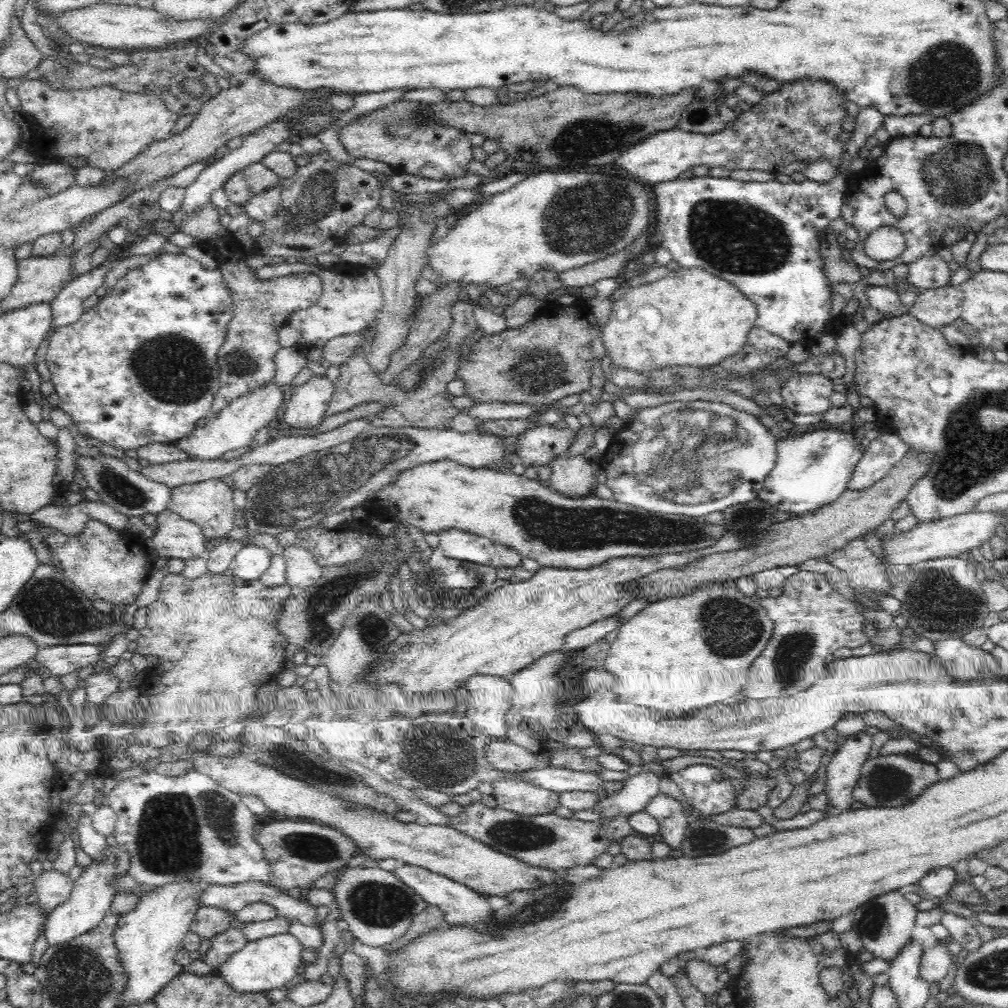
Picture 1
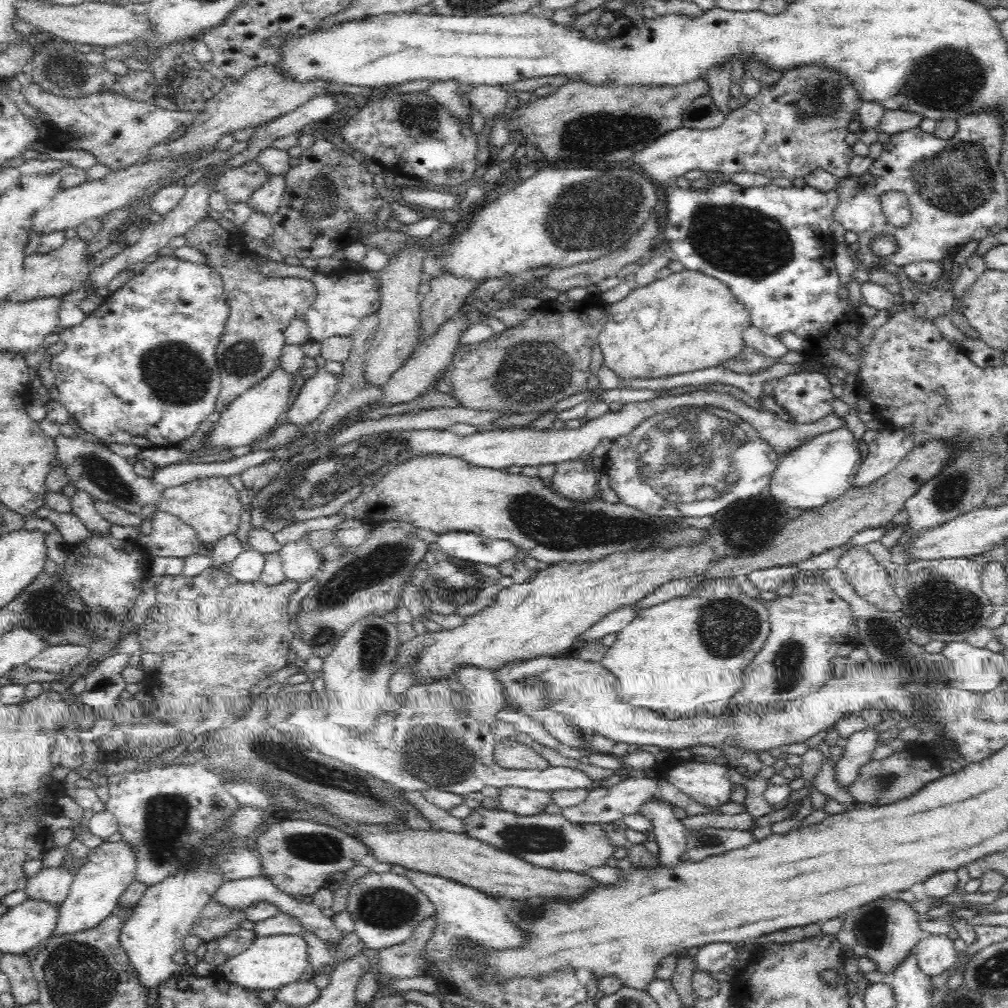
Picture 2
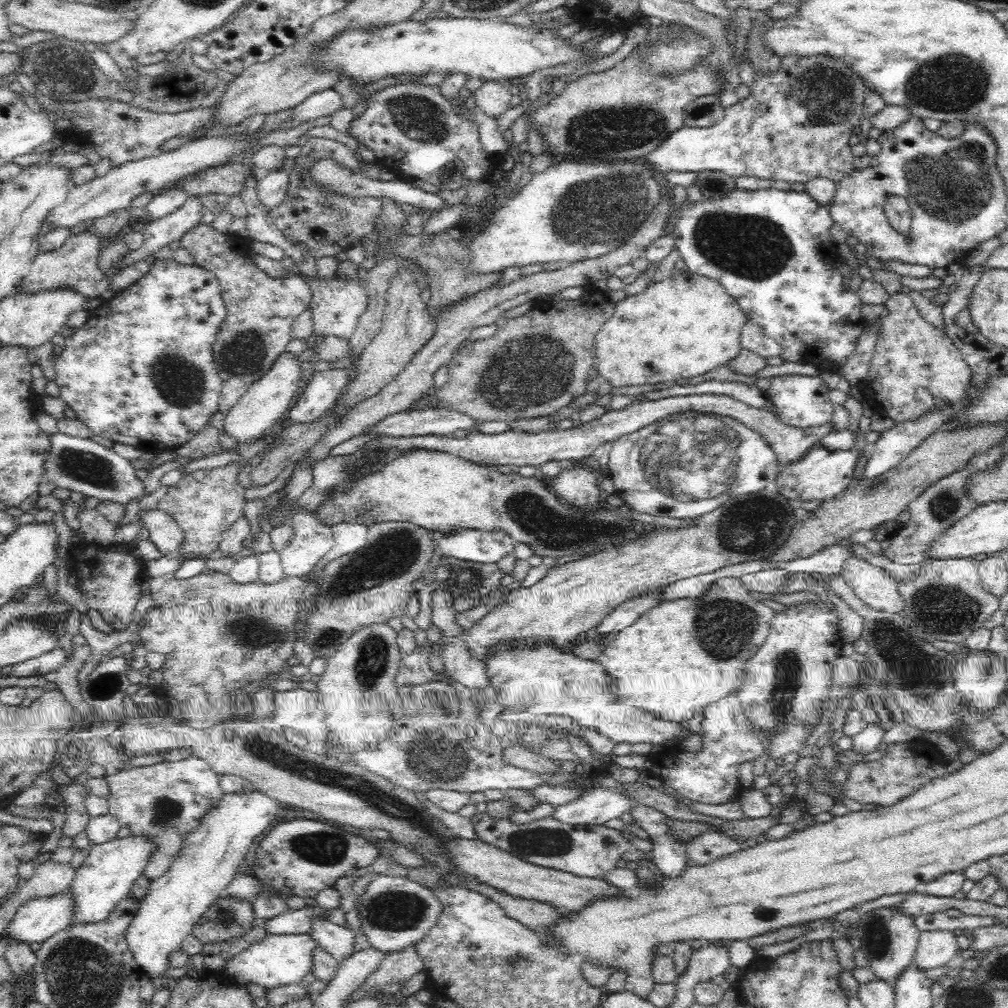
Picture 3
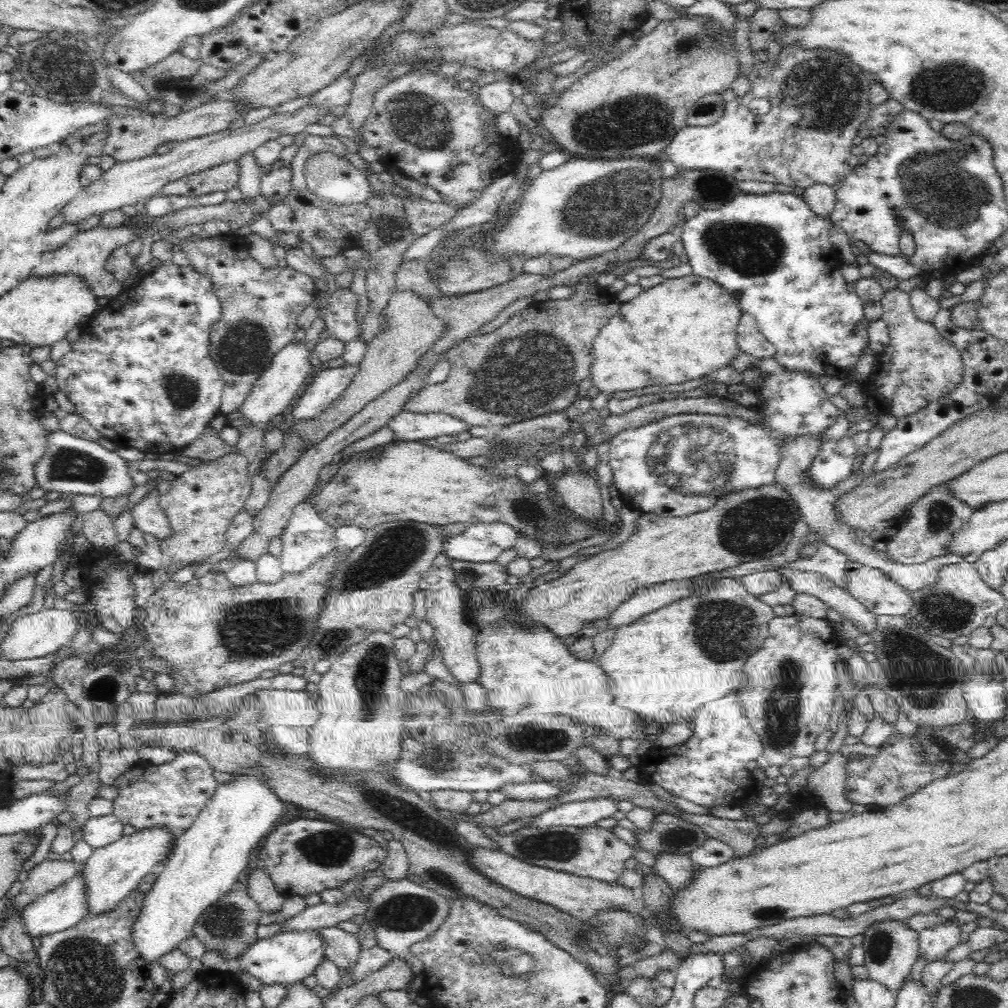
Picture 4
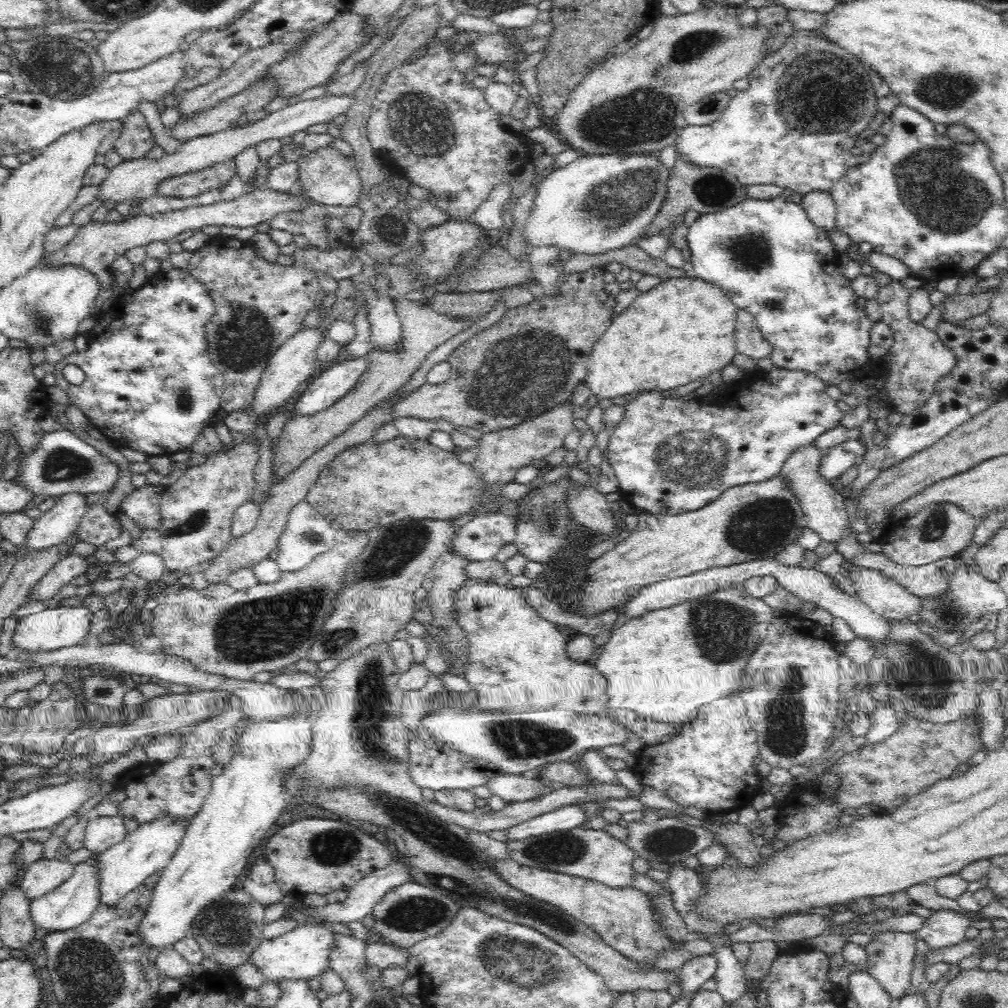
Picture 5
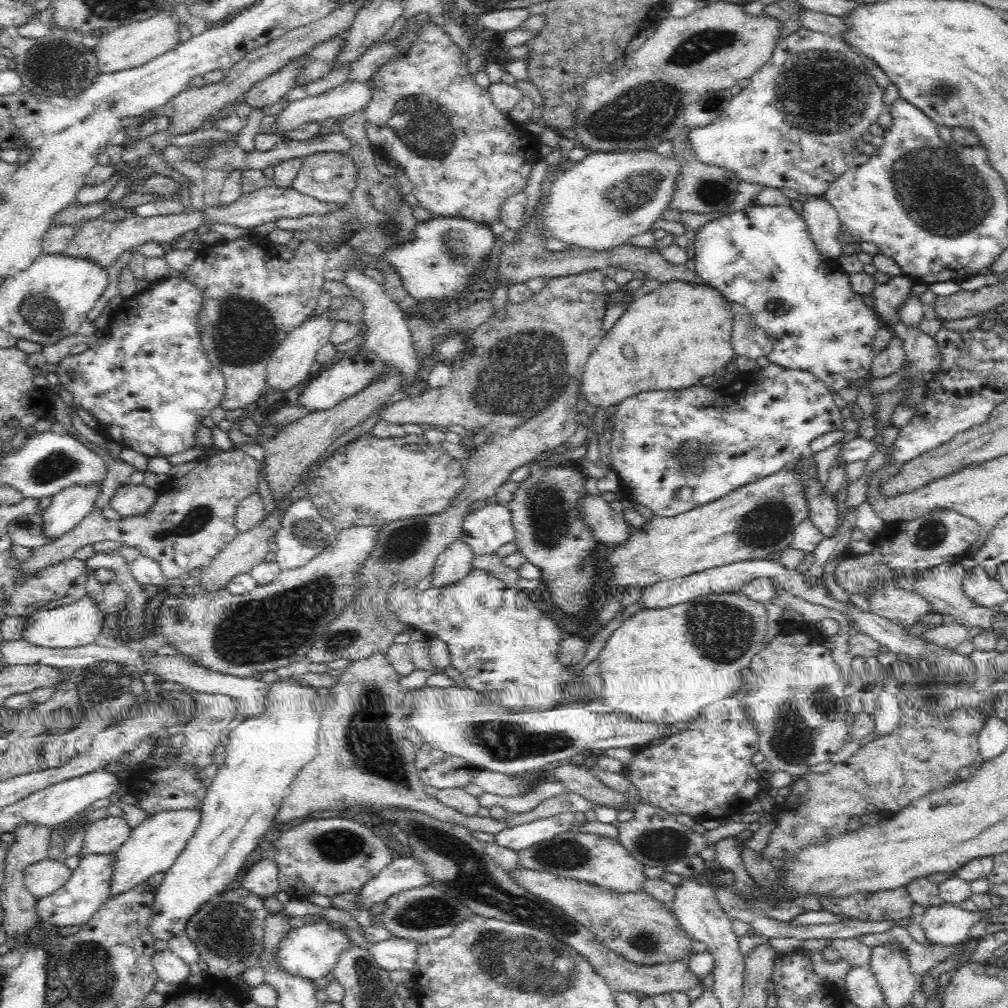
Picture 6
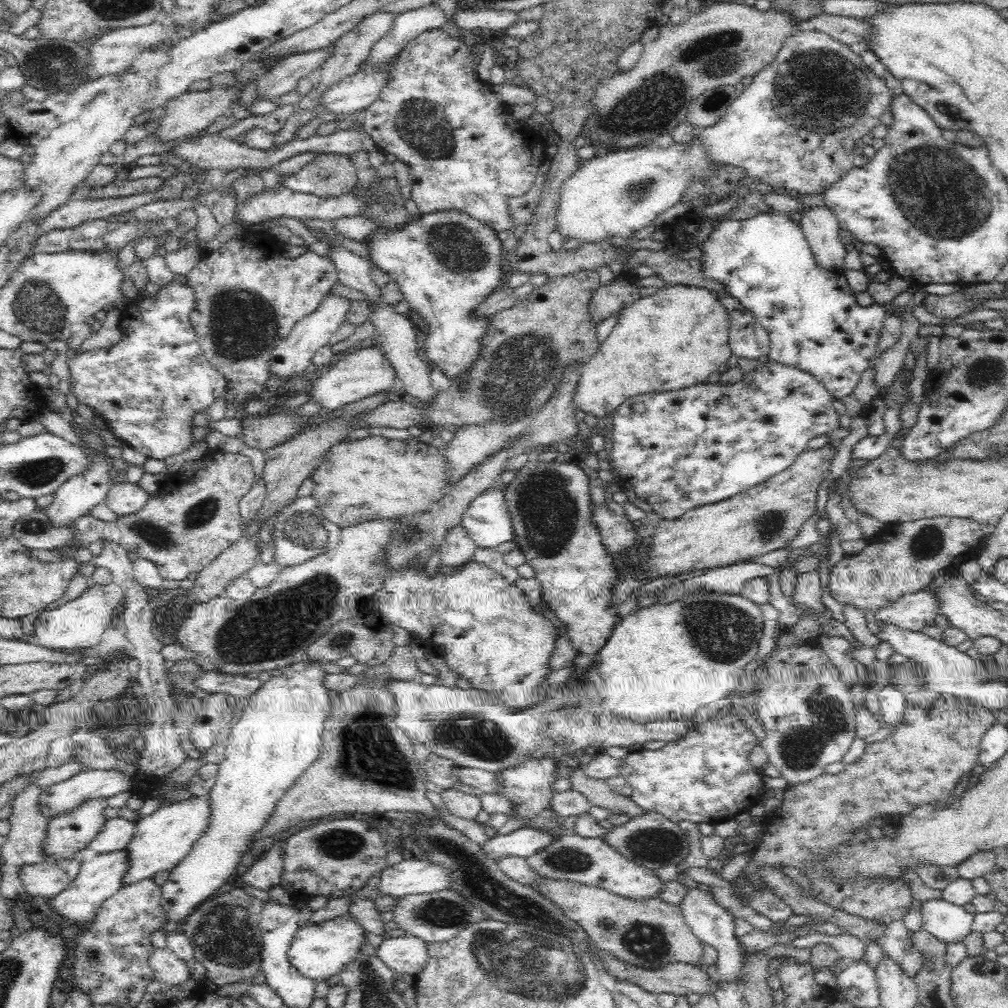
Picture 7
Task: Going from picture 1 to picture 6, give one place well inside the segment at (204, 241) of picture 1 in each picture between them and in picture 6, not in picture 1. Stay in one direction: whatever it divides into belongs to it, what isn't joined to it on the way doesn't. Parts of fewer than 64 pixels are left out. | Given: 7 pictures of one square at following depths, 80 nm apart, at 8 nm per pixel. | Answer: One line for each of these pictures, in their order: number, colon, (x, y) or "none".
2: (261, 308)
3: (261, 309)
4: (260, 307)
5: (257, 304)
6: (252, 298)

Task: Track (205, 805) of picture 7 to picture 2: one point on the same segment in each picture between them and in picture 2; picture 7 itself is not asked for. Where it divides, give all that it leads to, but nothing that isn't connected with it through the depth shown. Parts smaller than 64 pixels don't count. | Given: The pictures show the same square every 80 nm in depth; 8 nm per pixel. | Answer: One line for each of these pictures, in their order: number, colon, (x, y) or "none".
2: (98, 884)
3: (107, 875)
4: (110, 873)
5: (148, 849)
6: (152, 847)

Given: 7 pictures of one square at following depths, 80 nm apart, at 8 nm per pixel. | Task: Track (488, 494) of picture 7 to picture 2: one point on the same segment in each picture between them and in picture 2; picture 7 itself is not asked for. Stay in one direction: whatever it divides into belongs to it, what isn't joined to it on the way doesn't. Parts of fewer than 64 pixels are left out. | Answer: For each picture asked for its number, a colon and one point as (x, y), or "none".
2: (469, 546)
3: (471, 544)
4: (482, 542)
5: (481, 538)
6: (486, 528)

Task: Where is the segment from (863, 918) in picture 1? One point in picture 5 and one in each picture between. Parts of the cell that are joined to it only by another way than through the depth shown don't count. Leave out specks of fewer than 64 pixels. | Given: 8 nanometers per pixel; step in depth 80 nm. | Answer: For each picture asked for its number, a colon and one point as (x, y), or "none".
2: (888, 929)
3: (889, 939)
4: (891, 949)
5: (890, 956)

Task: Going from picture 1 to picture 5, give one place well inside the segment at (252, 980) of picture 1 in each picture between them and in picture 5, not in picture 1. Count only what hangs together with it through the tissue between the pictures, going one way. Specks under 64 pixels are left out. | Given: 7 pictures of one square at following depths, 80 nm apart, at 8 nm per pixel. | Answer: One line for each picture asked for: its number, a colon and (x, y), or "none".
2: (271, 962)
3: (279, 960)
4: (291, 956)
5: (305, 952)

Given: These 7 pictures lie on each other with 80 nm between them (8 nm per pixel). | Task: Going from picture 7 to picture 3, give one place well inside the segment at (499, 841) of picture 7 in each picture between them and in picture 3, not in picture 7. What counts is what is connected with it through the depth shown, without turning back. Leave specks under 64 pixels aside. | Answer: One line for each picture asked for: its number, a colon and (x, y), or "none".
3: (594, 808)
4: (577, 814)
5: (567, 817)
6: (518, 838)

